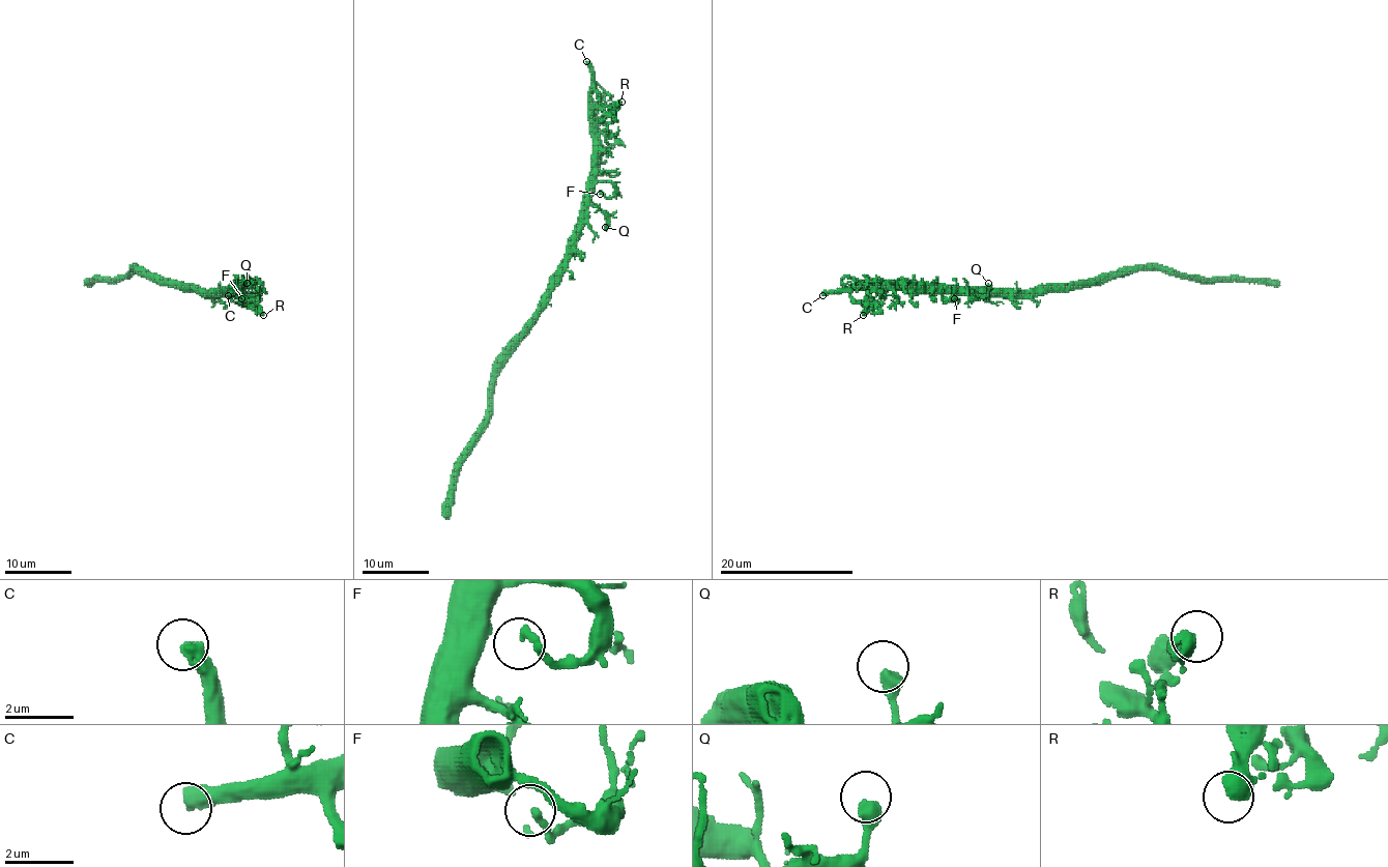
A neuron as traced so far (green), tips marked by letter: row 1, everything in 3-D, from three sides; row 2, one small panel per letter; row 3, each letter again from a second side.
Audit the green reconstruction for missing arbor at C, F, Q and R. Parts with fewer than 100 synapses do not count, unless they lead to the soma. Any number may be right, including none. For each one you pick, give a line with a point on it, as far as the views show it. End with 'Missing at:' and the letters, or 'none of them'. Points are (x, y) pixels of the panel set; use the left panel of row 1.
Missing at: none of them

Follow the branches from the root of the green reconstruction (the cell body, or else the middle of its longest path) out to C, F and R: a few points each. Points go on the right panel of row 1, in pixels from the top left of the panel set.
C: (1060, 283), (1029, 290), (852, 288), (829, 290), (822, 295)
F: (1060, 283), (1029, 290), (946, 290), (943, 293), (945, 298), (956, 298), (956, 301), (954, 298)
R: (1060, 283), (1029, 290), (886, 288), (880, 293), (880, 305), (863, 315)

